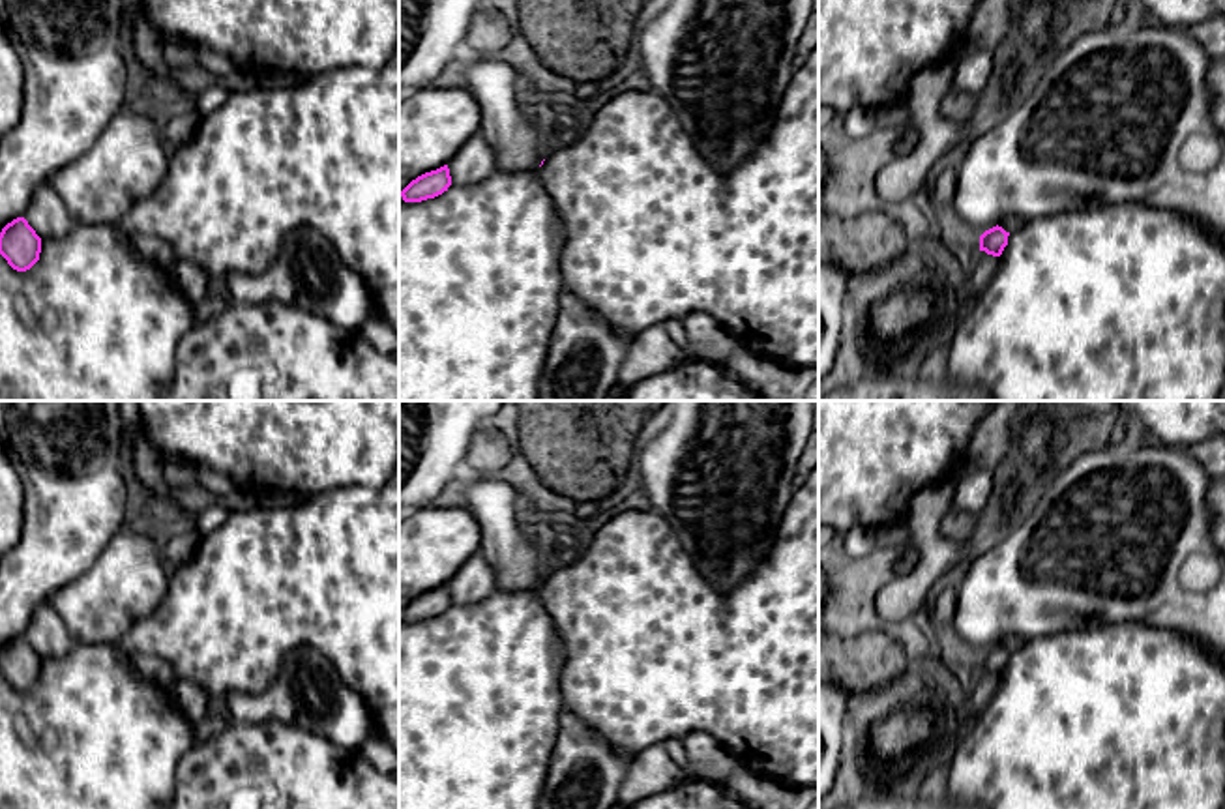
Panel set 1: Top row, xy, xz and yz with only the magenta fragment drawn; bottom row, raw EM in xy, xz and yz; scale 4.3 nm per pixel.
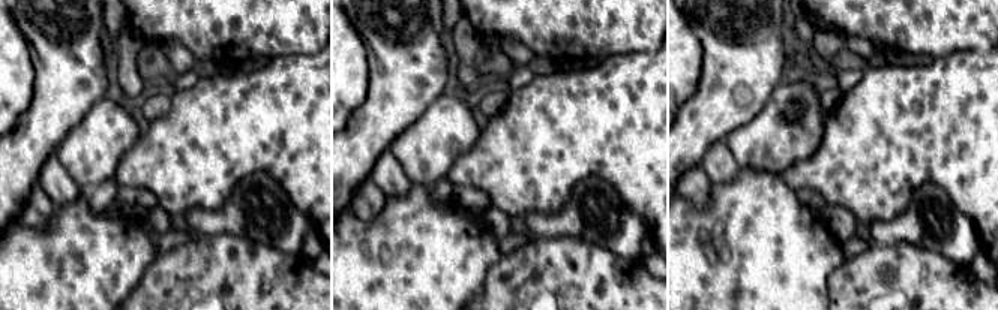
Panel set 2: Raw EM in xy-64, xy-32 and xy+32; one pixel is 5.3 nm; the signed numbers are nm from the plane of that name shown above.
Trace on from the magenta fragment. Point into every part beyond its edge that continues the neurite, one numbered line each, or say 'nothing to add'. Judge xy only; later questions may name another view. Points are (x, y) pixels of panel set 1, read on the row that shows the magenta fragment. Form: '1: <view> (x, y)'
nothing to add

